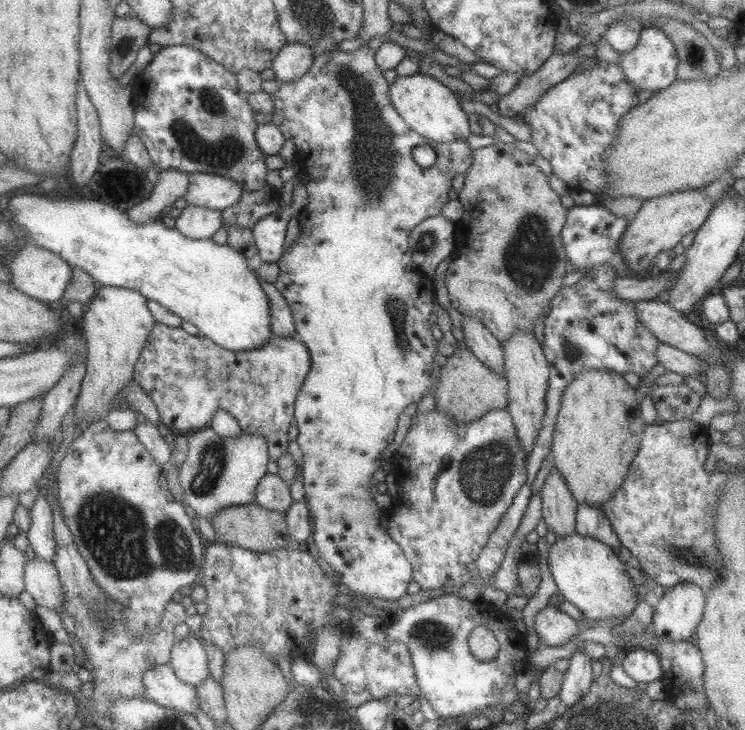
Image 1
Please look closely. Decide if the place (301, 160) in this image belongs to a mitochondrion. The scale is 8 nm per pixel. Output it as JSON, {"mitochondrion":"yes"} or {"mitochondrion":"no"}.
{"mitochondrion":"no"}

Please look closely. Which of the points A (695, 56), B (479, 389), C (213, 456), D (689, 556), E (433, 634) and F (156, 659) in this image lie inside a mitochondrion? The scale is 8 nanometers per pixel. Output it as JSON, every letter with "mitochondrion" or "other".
{"A":"mitochondrion","B":"other","C":"mitochondrion","D":"mitochondrion","E":"mitochondrion","F":"other"}

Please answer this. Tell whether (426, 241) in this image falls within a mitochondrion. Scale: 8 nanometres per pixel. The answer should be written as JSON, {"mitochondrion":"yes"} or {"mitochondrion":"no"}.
{"mitochondrion":"yes"}

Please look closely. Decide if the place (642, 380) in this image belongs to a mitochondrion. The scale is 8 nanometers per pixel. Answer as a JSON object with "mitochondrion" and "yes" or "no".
{"mitochondrion":"no"}

